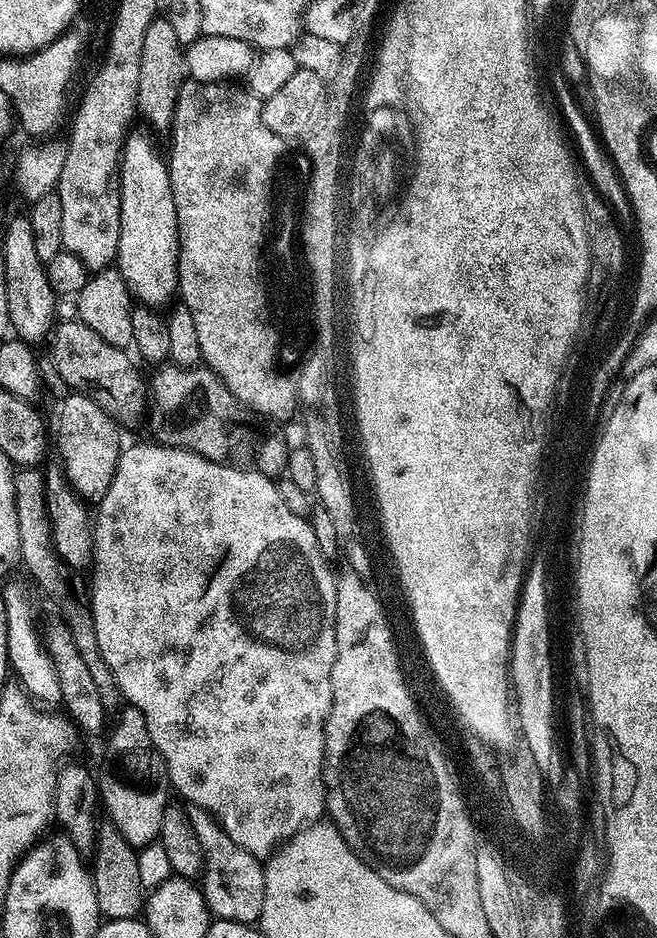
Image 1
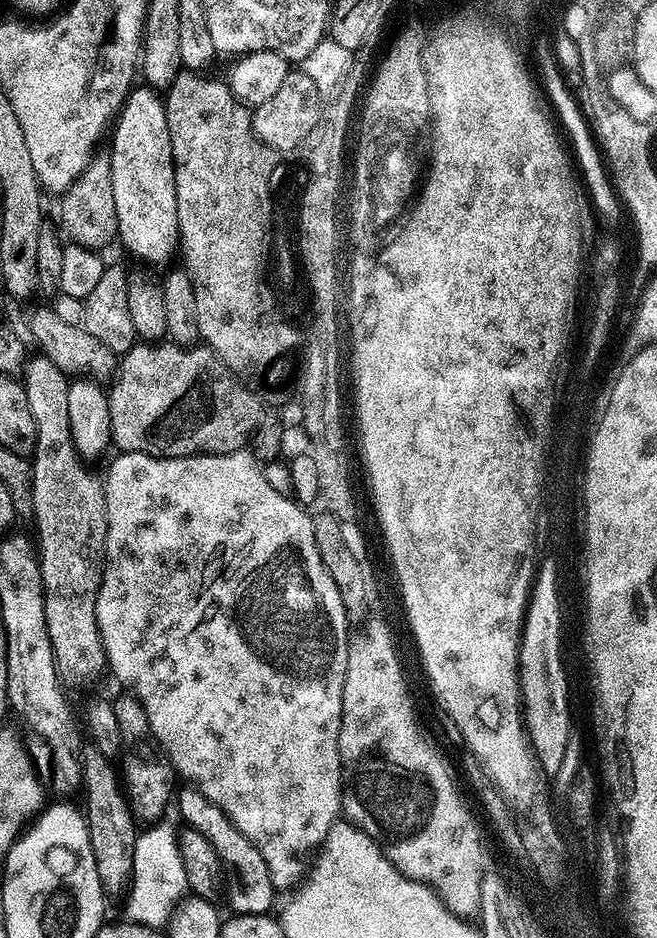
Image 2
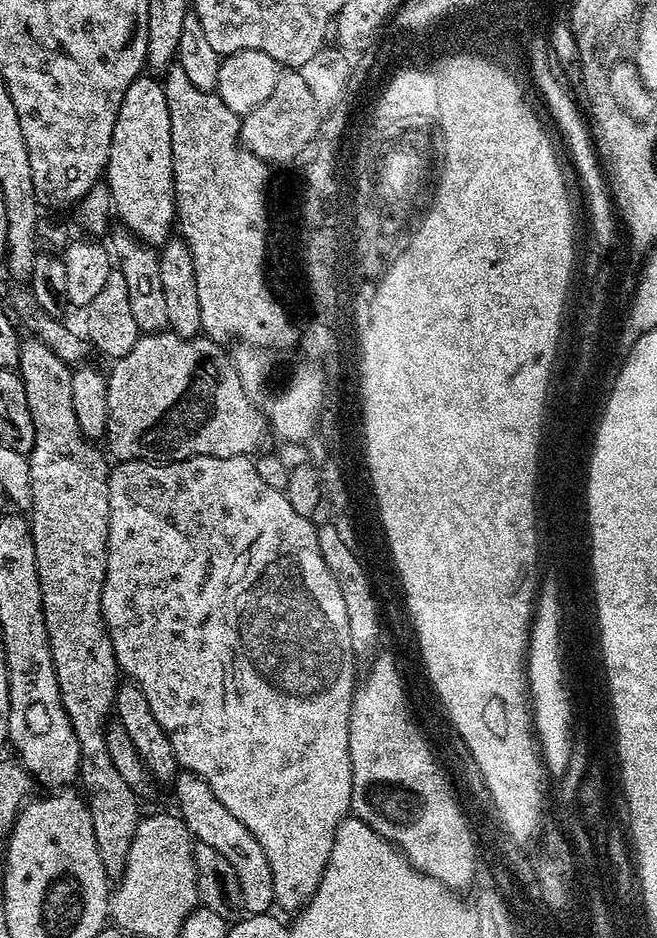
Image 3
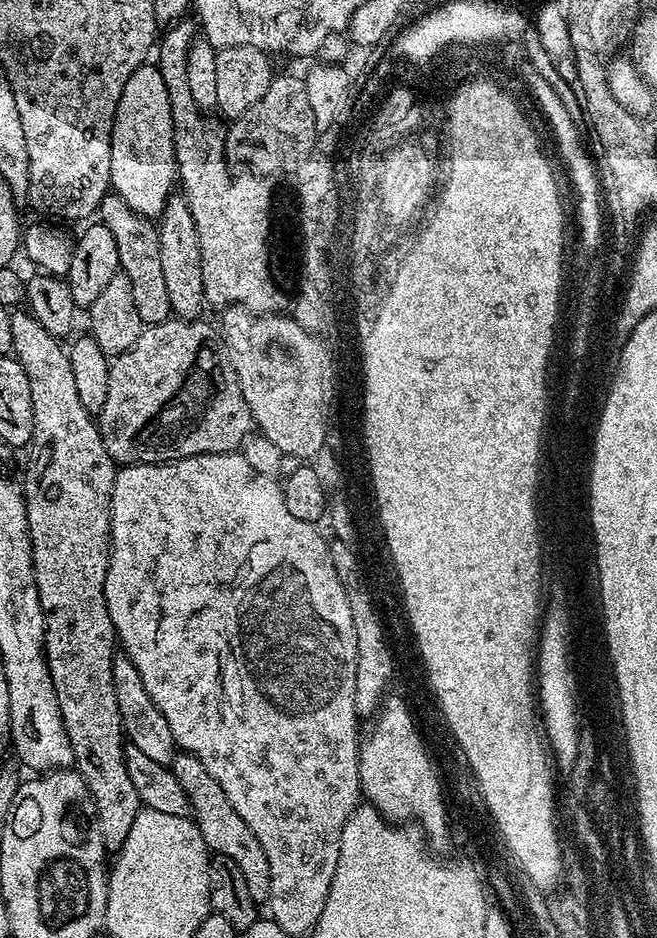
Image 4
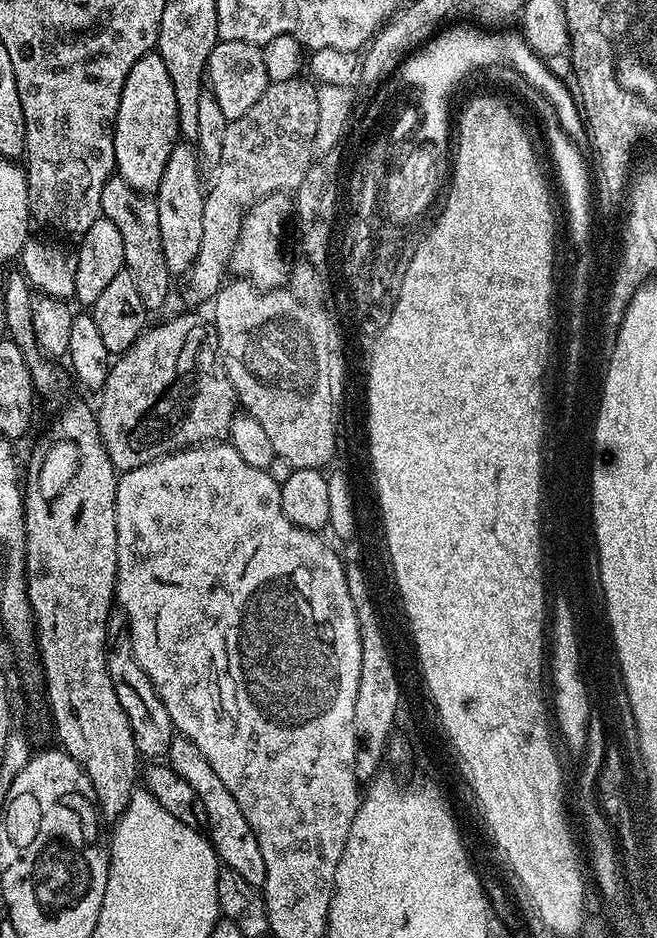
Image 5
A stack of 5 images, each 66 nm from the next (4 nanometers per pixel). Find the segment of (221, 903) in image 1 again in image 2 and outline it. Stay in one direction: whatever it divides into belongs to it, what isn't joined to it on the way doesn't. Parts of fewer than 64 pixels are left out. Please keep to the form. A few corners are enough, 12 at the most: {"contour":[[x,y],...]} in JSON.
{"contour":[[197,788],[174,796],[187,827],[214,846],[226,900],[241,916],[271,913],[266,858]]}

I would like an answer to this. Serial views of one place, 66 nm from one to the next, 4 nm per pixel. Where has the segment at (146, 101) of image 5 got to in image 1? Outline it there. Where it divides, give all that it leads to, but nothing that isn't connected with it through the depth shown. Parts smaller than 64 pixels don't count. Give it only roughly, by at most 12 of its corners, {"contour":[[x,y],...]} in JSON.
{"contour":[[133,131],[120,151],[115,263],[141,305],[178,292],[167,159]]}

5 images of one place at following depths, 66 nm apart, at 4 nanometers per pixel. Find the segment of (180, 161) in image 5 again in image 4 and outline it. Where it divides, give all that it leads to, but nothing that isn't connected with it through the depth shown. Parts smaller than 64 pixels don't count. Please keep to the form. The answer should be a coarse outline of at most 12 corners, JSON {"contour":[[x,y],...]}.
{"contour":[[169,196],[159,217],[172,316],[206,308],[200,238],[188,199]]}

